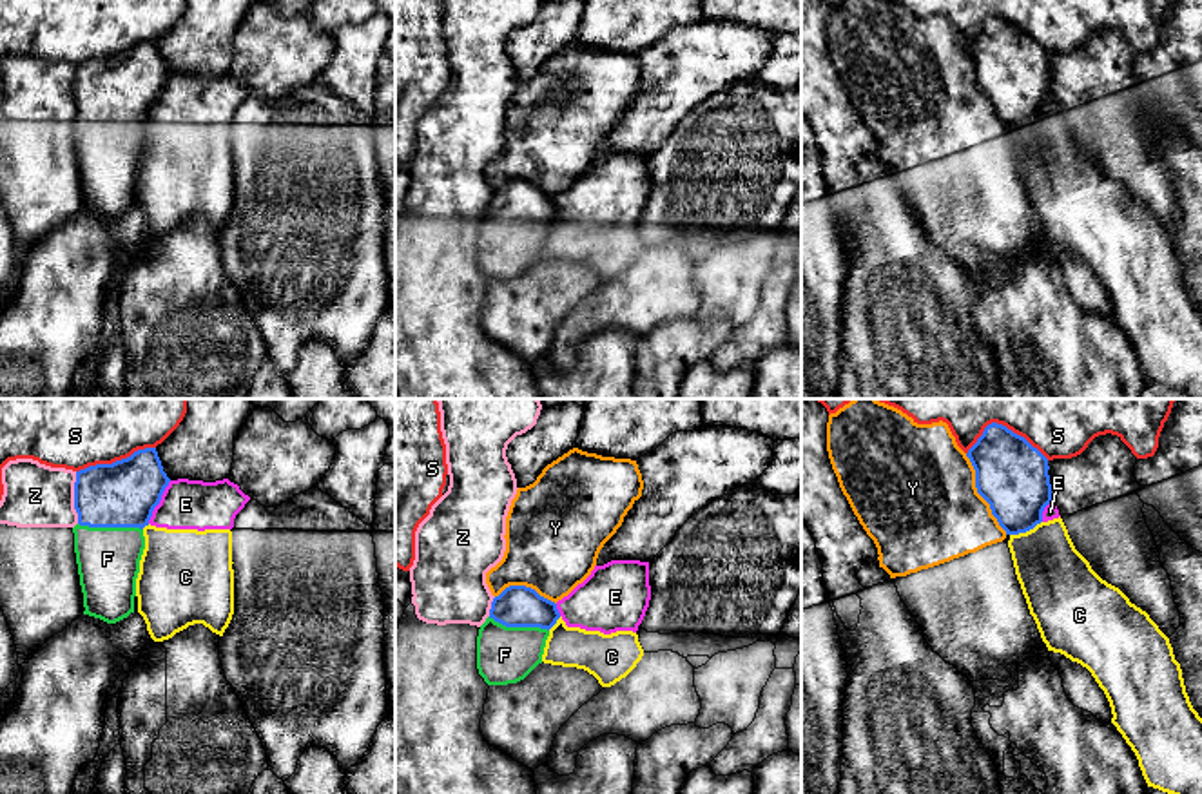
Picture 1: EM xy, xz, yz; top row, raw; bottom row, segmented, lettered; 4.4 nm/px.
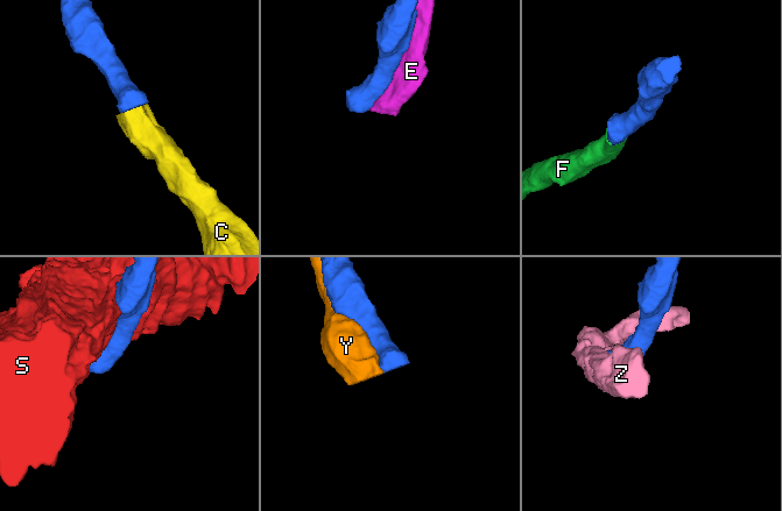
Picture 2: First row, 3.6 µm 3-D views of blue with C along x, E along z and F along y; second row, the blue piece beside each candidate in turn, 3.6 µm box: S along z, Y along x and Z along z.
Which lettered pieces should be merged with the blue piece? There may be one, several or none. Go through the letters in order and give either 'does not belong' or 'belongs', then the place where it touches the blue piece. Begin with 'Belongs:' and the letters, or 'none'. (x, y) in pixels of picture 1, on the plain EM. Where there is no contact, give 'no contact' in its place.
Belongs: F
C: does not belong; contact yz (1025, 125)
E: does not belong; contact xy (158, 96)
F: belongs; contact xy (111, 120)
S: does not belong; contact yz (1005, 20)
Y: does not belong; contact yz (978, 86)
Z: does not belong; contact xy (75, 91)

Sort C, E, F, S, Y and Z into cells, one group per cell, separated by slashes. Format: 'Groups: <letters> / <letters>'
Groups: C E / F / S / Y / Z

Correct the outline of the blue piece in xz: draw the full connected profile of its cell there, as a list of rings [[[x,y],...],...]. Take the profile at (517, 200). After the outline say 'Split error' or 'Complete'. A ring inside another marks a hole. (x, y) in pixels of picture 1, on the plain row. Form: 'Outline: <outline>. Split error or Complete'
Outline: [[[509,179],[493,192],[490,210],[477,230],[477,263],[488,279],[524,274],[538,257],[549,223],[560,207],[557,198],[526,179]]]. Split error

